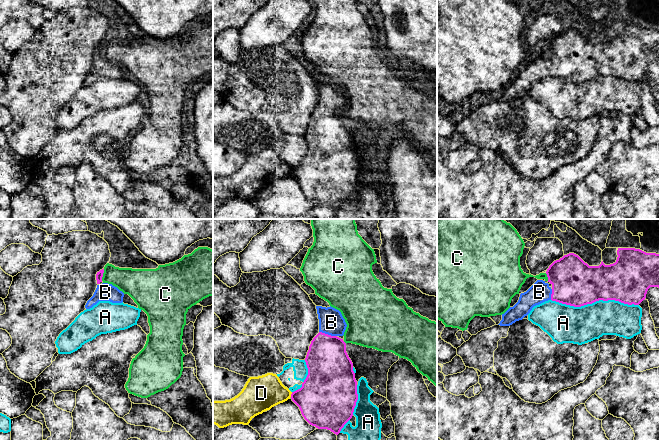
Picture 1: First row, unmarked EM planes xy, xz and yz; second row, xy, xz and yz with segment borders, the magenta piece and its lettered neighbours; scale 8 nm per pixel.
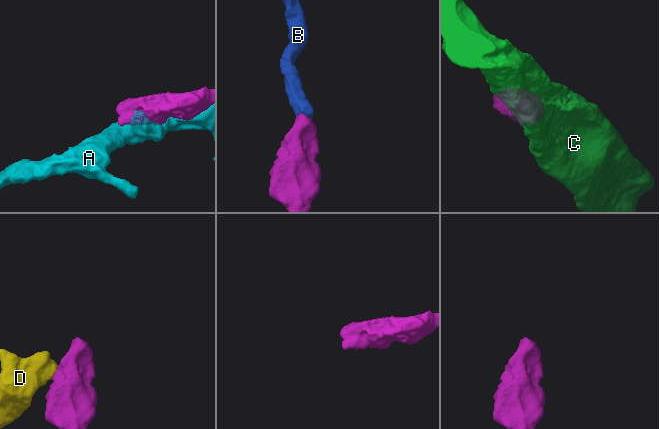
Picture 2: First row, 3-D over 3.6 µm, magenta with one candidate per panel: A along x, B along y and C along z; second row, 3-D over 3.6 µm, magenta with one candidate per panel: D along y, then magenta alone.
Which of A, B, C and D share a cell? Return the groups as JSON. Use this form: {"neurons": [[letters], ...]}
{"neurons": [["A"], ["B"], ["C"], ["D"]]}

